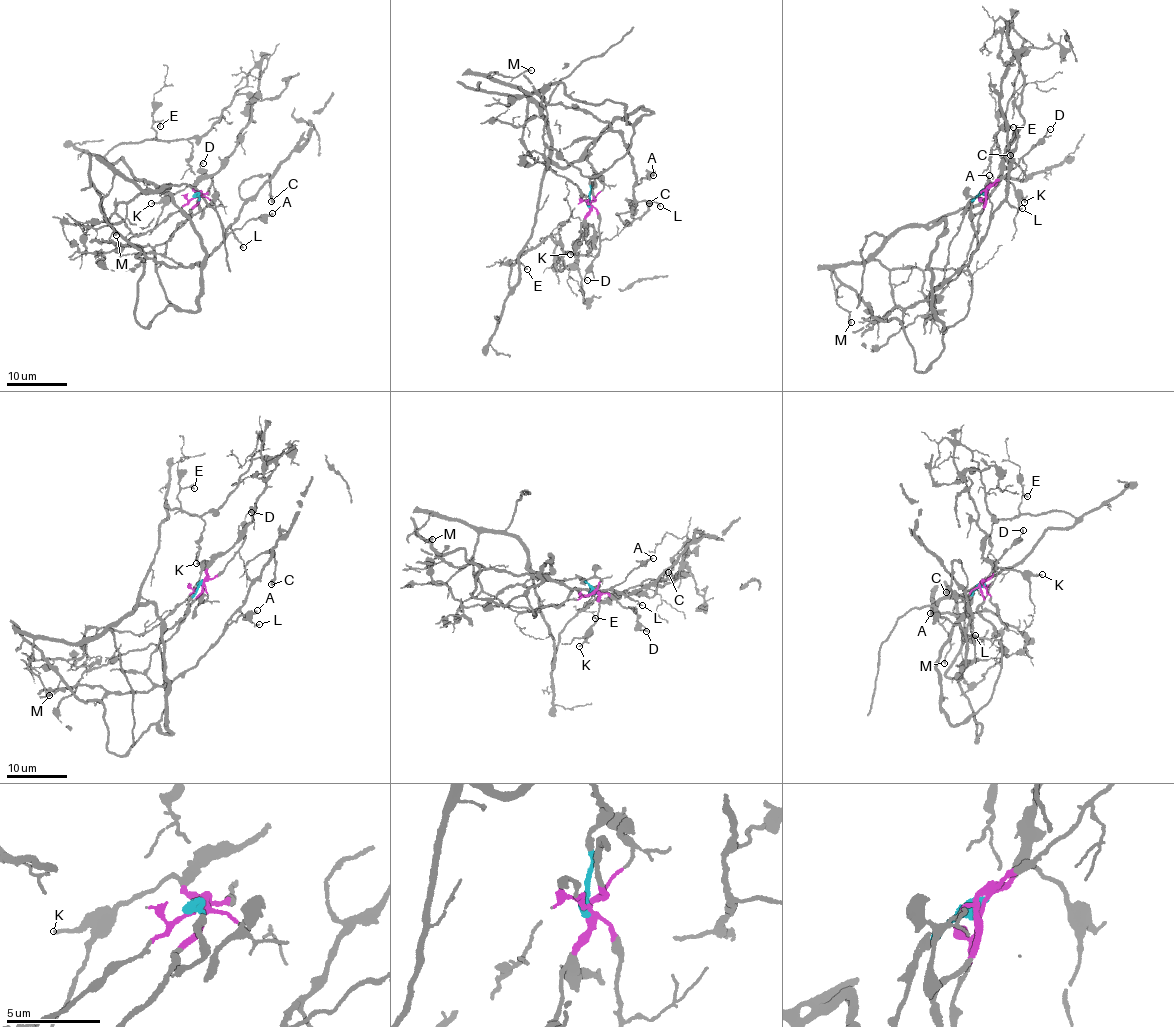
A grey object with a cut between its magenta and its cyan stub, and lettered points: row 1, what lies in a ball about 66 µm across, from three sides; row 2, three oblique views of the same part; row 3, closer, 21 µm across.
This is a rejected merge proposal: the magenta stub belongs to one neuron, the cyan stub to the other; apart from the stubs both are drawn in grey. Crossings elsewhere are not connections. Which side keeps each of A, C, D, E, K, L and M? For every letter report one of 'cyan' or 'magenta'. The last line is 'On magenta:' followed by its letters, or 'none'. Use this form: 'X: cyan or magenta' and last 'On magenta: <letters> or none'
A: cyan
C: cyan
D: magenta
E: magenta
K: magenta
L: cyan
M: magenta
On magenta: D, E, K, M

